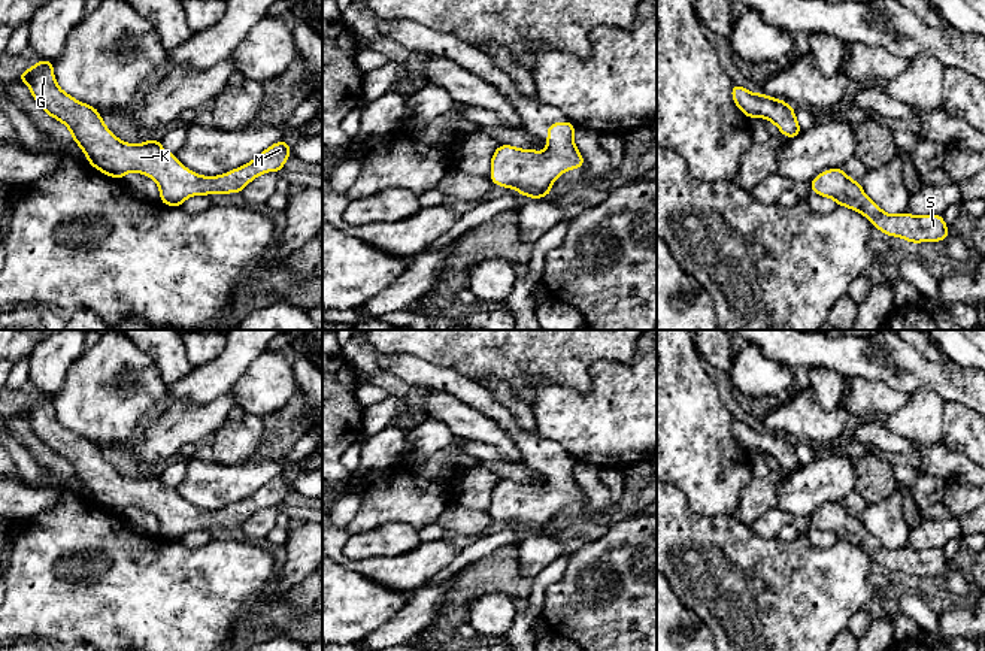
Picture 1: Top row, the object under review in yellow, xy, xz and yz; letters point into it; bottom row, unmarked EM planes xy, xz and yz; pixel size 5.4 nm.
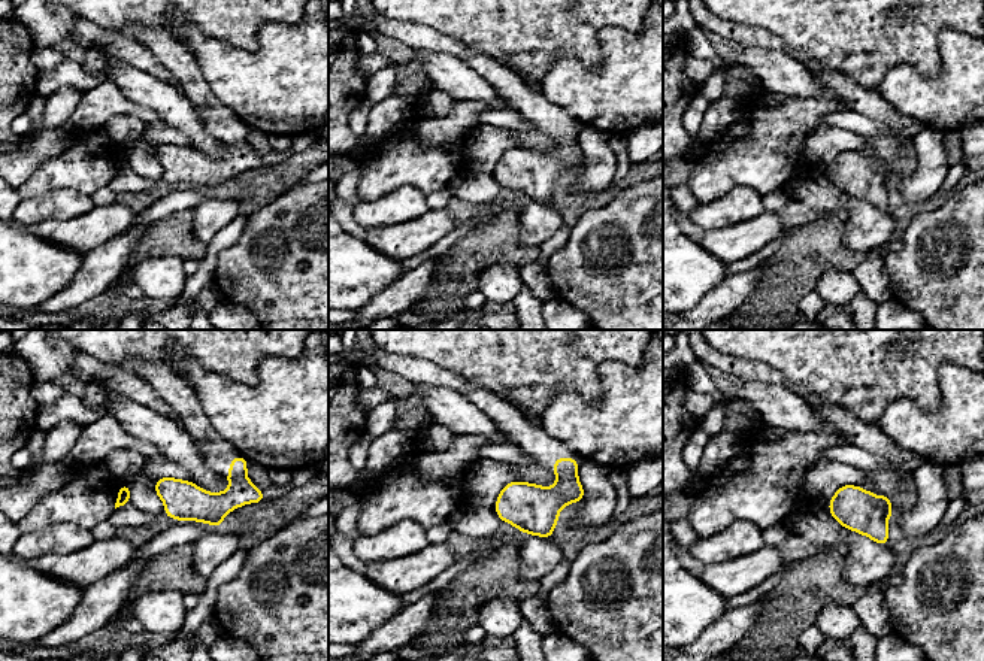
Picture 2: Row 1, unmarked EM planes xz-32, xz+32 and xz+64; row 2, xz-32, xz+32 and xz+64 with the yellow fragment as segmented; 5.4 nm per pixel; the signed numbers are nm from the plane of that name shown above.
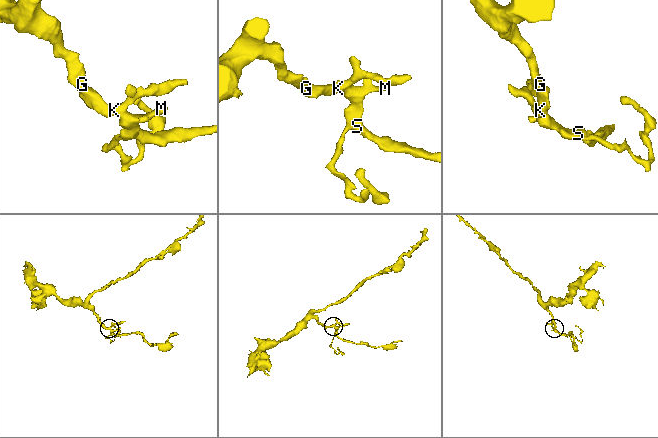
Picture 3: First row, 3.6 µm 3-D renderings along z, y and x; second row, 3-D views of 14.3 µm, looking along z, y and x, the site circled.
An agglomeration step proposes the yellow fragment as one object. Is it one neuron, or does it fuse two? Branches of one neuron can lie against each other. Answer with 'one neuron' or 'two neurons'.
one neuron

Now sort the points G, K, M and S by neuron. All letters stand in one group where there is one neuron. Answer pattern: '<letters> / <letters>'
G K M S

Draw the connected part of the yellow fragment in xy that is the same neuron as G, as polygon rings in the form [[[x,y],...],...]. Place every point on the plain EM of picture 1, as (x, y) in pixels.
[[[40,393],[18,412],[27,418],[37,439],[72,466],[90,500],[115,514],[122,514],[128,506],[152,512],[160,523],[160,536],[167,541],[181,542],[190,530],[242,527],[257,511],[281,506],[291,491],[290,478],[281,475],[225,509],[201,511],[181,499],[173,487],[166,487],[161,475],[149,473],[140,479],[119,475],[96,442],[78,436],[58,421],[54,397]]]

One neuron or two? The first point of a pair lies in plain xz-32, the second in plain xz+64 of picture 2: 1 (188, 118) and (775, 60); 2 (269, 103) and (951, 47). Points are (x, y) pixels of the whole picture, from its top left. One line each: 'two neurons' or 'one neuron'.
1: one neuron
2: one neuron

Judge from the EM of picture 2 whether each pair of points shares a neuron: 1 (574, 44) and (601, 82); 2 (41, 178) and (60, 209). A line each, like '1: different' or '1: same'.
1: different
2: different

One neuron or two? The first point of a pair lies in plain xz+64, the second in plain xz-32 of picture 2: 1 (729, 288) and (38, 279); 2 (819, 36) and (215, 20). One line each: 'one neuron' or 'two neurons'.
1: two neurons
2: one neuron

